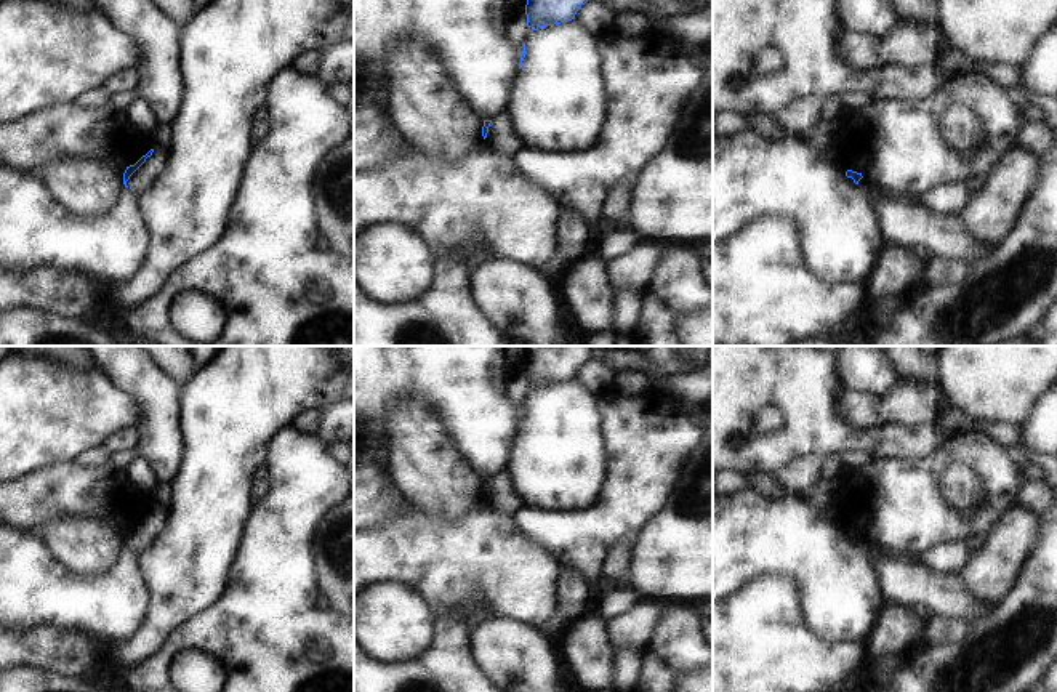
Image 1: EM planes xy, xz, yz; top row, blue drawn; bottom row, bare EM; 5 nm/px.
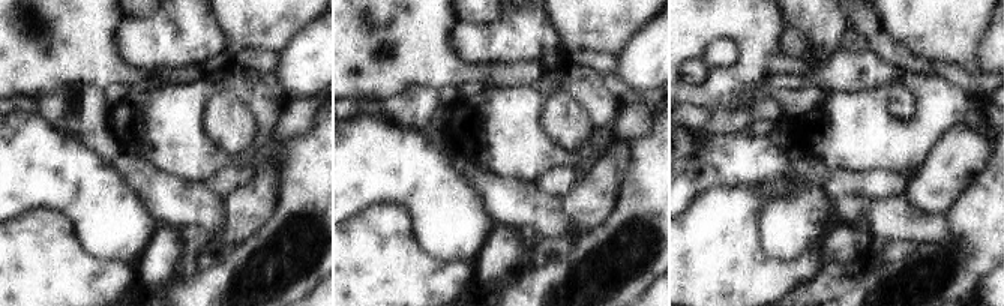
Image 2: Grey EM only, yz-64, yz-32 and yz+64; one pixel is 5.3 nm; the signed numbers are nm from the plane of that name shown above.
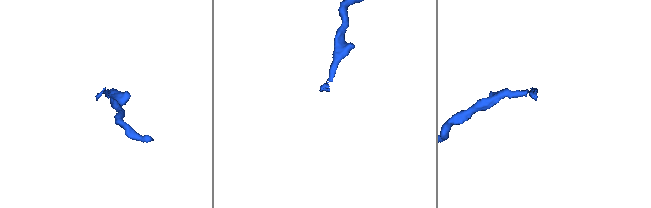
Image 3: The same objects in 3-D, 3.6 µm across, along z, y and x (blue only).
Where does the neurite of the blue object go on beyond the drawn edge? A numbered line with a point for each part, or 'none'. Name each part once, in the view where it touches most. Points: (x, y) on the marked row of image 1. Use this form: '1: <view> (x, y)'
1: xy (152, 168)

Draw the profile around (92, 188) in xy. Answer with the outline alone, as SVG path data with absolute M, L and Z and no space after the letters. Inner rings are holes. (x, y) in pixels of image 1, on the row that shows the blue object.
M66 159L37 175L64 205L86 218L109 213L127 189L123 173L101 160Z

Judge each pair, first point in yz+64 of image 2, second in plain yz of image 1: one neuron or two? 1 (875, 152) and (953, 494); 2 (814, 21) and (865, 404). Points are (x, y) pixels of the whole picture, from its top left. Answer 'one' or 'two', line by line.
1: two
2: two

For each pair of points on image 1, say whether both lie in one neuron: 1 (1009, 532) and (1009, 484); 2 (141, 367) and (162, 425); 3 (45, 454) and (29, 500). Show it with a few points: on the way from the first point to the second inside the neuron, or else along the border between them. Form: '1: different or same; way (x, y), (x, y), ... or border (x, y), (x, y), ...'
1: different; border (1014, 503), (1000, 518)
2: same; way (149, 382), (162, 396), (162, 410)
3: different; border (72, 460), (39, 468), (16, 481)

